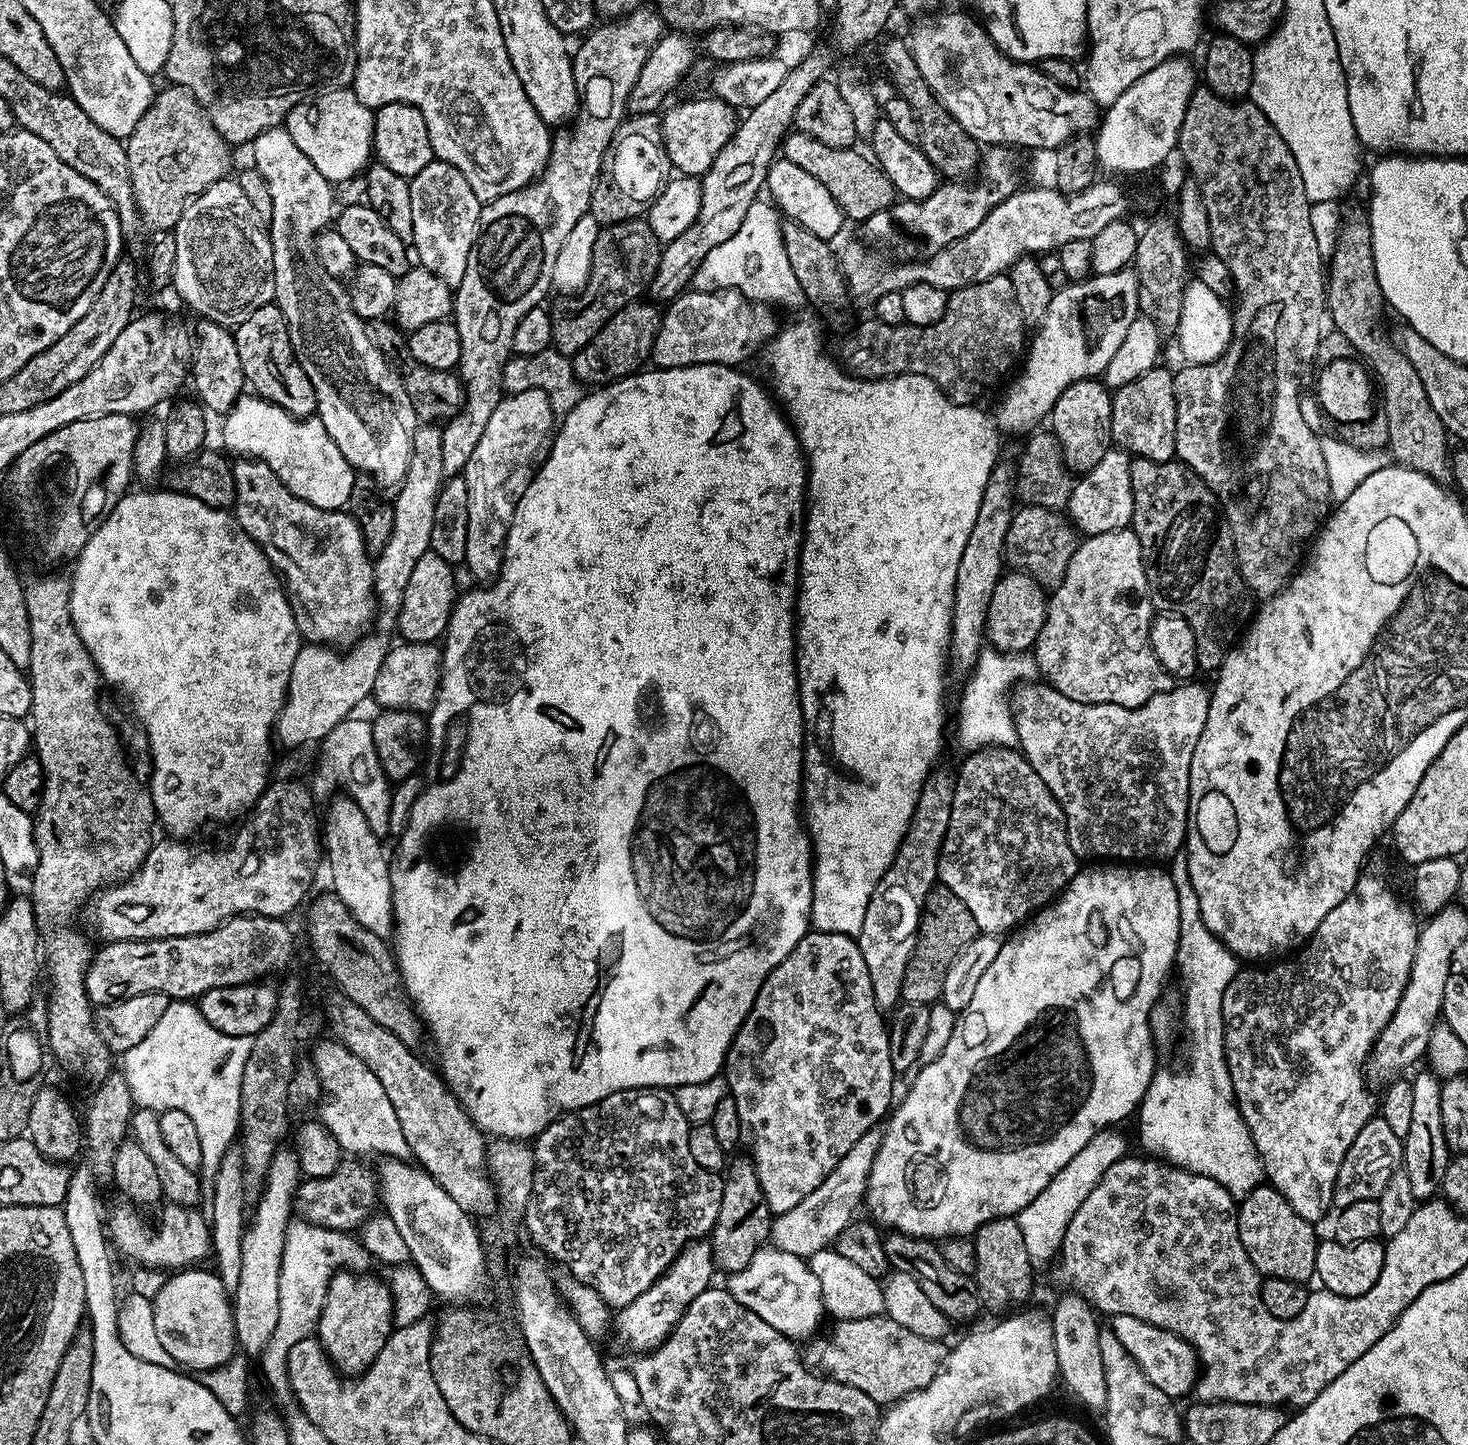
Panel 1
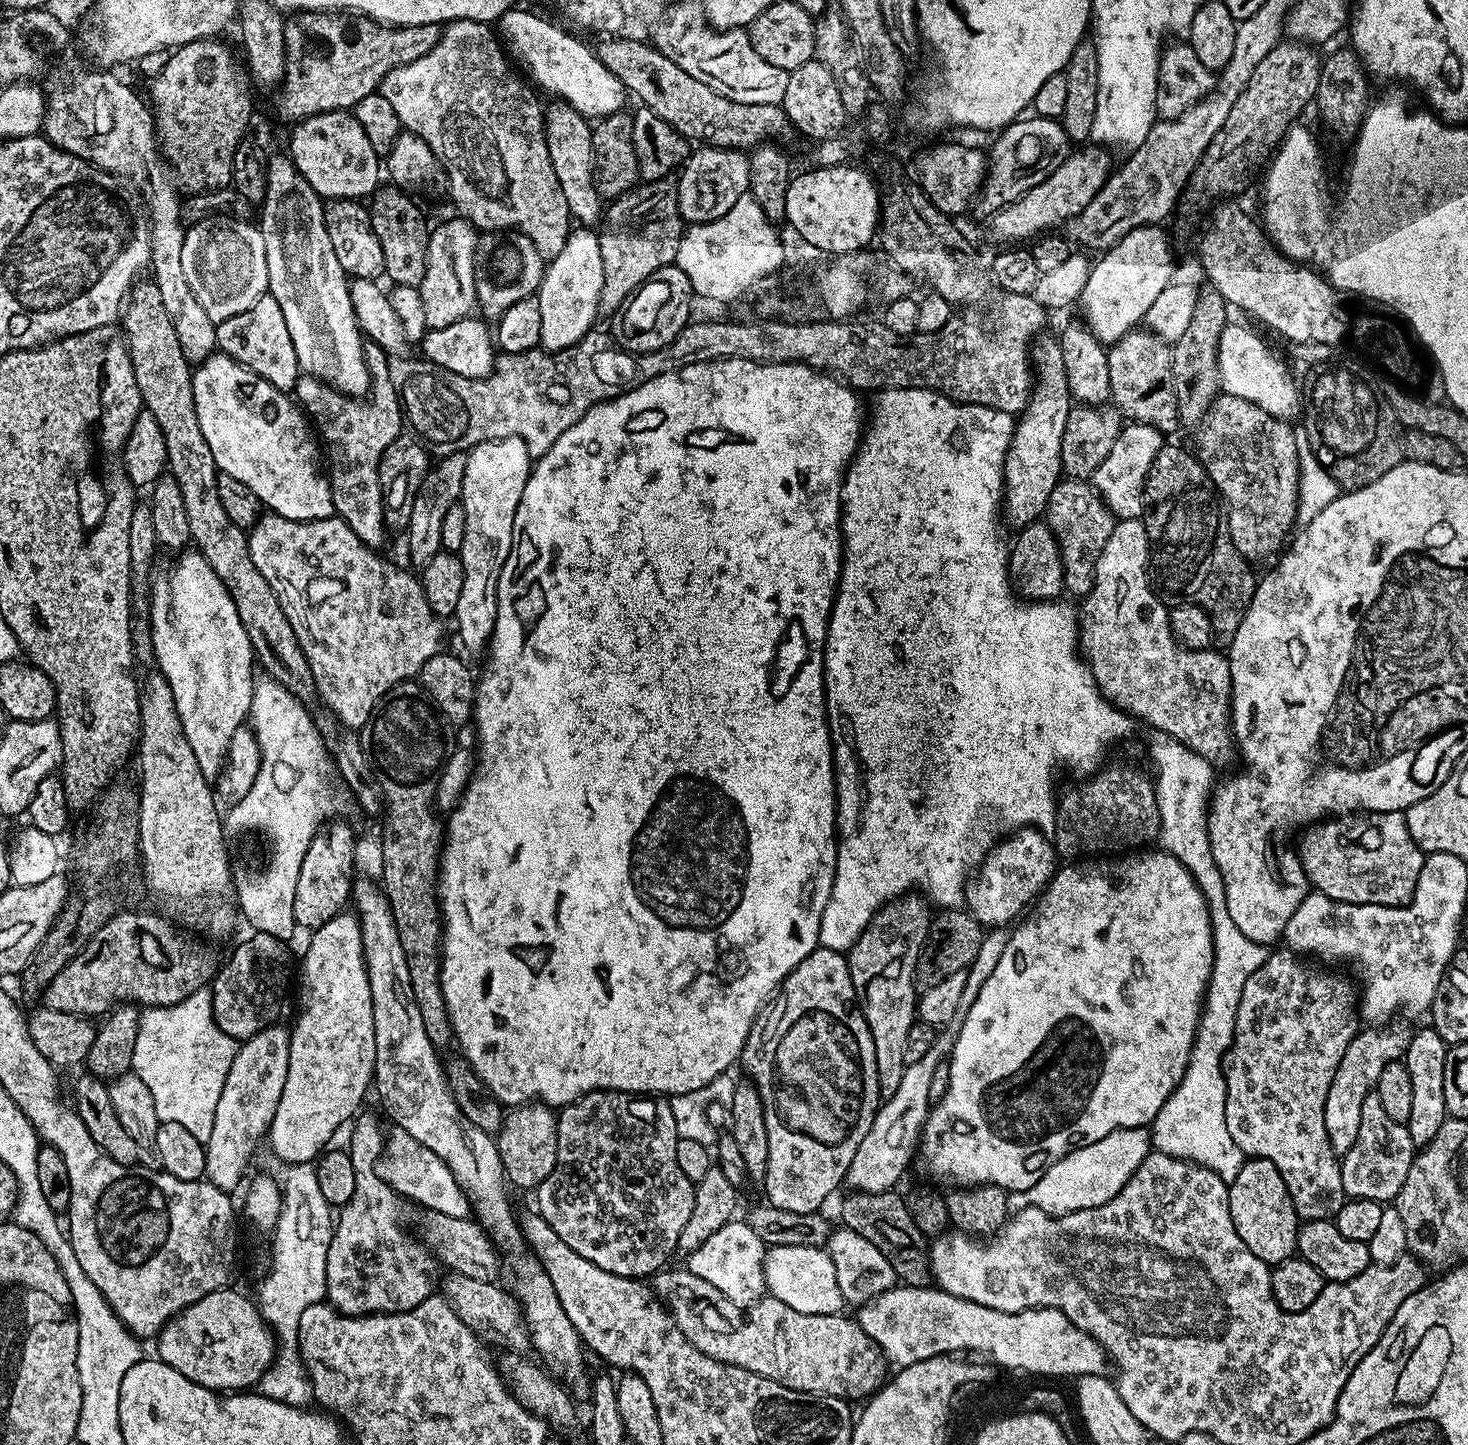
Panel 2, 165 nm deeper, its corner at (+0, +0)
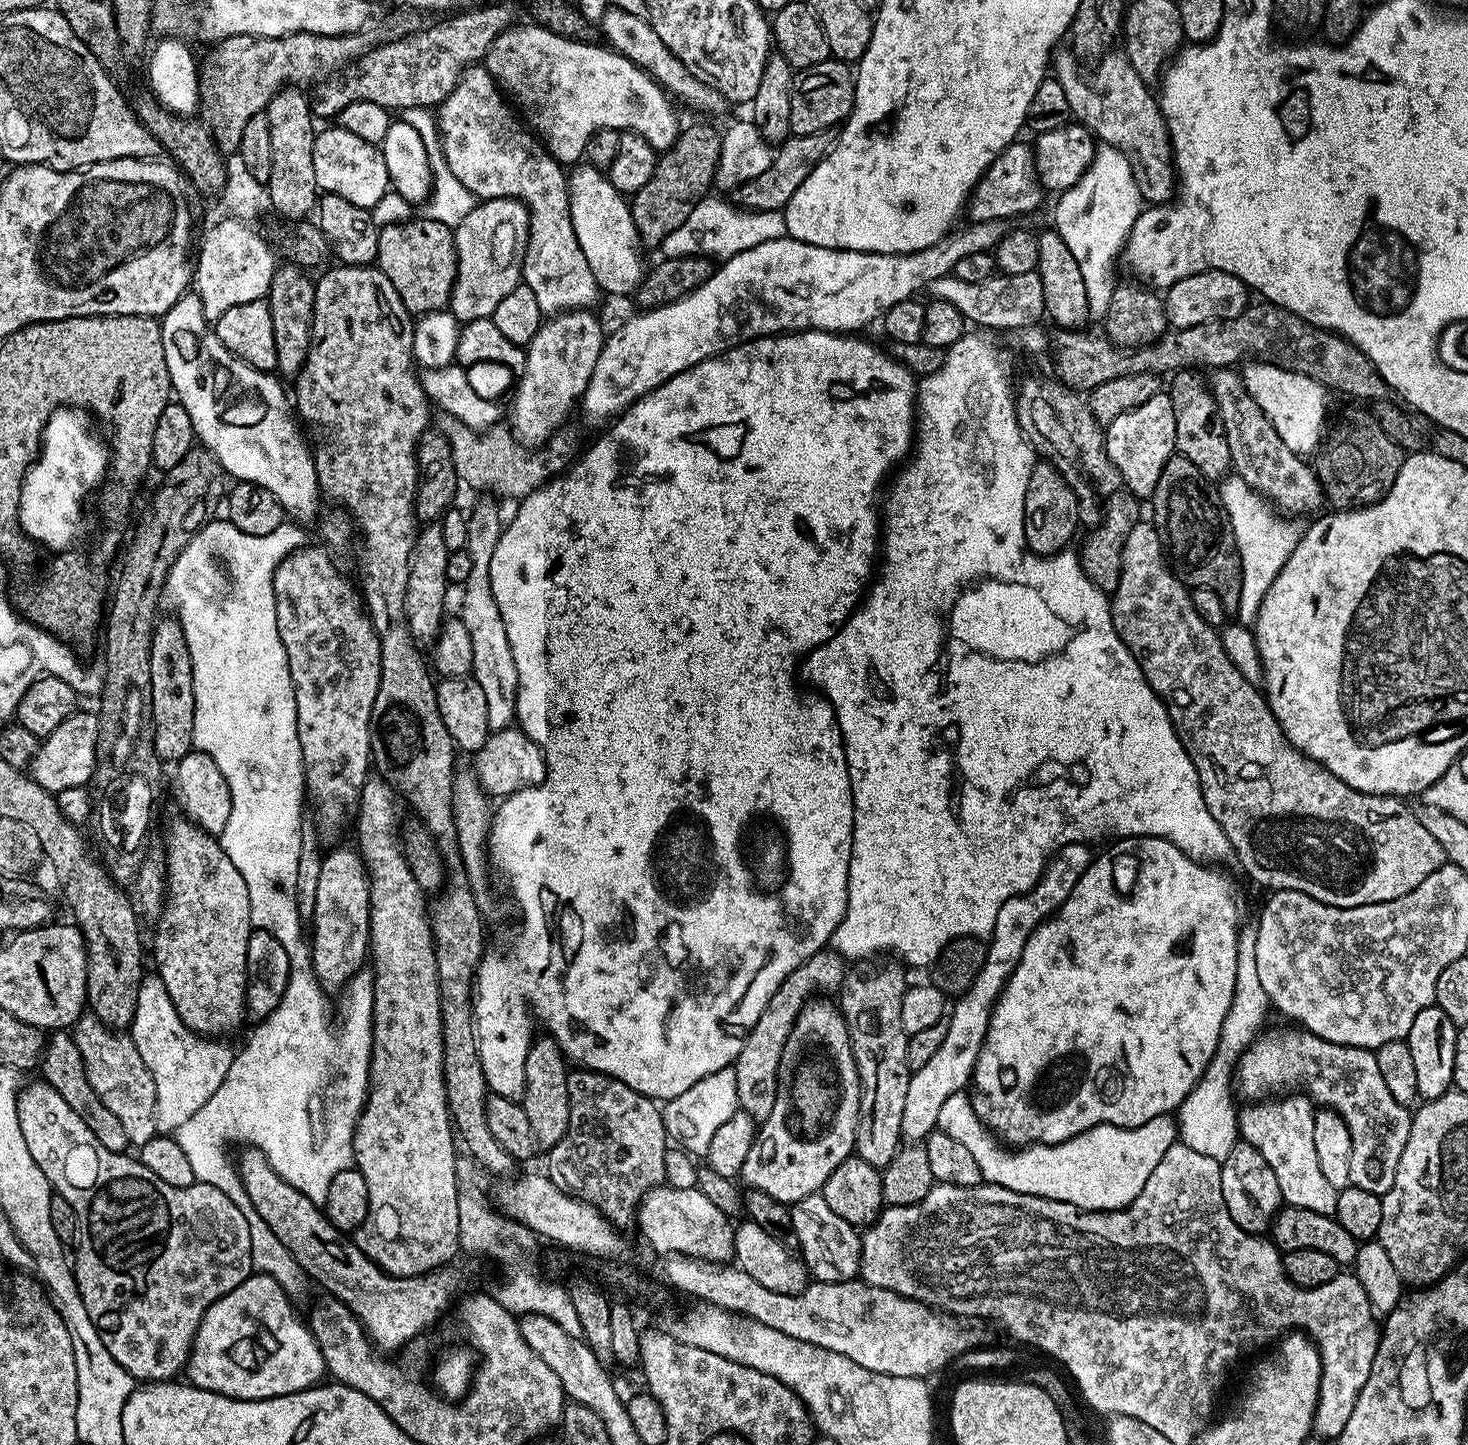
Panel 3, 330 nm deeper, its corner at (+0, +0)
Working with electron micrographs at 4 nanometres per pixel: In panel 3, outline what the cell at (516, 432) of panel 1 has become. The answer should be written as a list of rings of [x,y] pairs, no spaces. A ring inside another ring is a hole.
[[[480,498],[472,512],[467,513],[470,578],[466,578],[462,586],[464,597],[460,600],[458,619],[466,622],[466,630],[470,633],[474,653],[470,675],[478,682],[478,686],[482,686],[485,694],[489,729],[501,732],[504,728],[513,727],[516,718],[518,666],[514,666],[510,638],[506,638],[506,626],[502,622],[502,614],[498,610],[498,602],[494,602],[494,592],[490,586],[490,558],[494,558],[494,546],[498,546],[502,531],[502,520],[500,524],[500,512],[496,509],[495,502],[497,503],[492,498]]]

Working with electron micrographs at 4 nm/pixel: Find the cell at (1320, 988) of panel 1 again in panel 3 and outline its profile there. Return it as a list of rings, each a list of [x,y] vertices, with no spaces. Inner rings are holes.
[[[1284,1094],[1279,1098],[1248,1102],[1243,1107],[1238,1112],[1239,1139],[1254,1146],[1254,1150],[1258,1150],[1258,1154],[1270,1162],[1270,1170],[1274,1170],[1274,1178],[1278,1178],[1281,1201],[1290,1208],[1335,1216],[1338,1189],[1330,1186],[1322,1170],[1318,1170],[1318,1153],[1314,1150],[1317,1109],[1307,1095]]]

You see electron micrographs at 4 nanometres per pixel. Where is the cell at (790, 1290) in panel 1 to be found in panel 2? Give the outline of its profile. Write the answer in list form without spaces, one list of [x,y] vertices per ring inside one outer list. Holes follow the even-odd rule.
[[[733,1218],[726,1226],[710,1234],[706,1242],[686,1256],[686,1266],[698,1278],[706,1278],[710,1286],[718,1286],[726,1298],[741,1306],[756,1303],[765,1295],[766,1287],[764,1284],[764,1254],[766,1245],[754,1230],[740,1218]]]

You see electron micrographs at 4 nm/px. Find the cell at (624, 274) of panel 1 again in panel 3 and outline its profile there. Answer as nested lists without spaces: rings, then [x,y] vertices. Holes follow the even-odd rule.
[[[688,124],[676,133],[676,141],[663,149],[656,161],[654,174],[631,197],[630,207],[636,232],[640,235],[641,245],[663,245],[665,238],[686,218],[699,200],[709,195],[708,187],[713,187],[716,179],[716,167],[720,157],[719,131],[715,132],[708,124]]]

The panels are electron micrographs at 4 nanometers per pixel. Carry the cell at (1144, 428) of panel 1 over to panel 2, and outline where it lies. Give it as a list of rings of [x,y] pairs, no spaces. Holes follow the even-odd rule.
[[[1129,330],[1108,348],[1110,362],[1111,403],[1119,408],[1121,417],[1138,424],[1149,424],[1159,432],[1171,434],[1178,428],[1177,391],[1171,369],[1173,345],[1147,330]]]

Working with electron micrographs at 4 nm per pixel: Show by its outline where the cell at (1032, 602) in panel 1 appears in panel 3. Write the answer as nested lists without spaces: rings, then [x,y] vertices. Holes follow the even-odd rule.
[[[1033,463],[1030,482],[1026,482],[1024,499],[1024,537],[1028,549],[1037,556],[1053,556],[1069,547],[1072,535],[1080,524],[1080,500],[1071,488],[1069,477],[1064,476],[1052,464]]]

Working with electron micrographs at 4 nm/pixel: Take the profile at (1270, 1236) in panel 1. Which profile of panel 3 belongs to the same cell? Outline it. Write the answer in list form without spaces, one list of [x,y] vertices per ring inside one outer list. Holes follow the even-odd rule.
[[[1238,1142],[1220,1166],[1222,1178],[1222,1198],[1226,1202],[1226,1210],[1230,1210],[1230,1218],[1238,1222],[1242,1230],[1253,1234],[1264,1234],[1272,1227],[1276,1213],[1282,1207],[1278,1178],[1274,1178],[1274,1170],[1270,1170],[1270,1162],[1254,1150],[1254,1146]]]

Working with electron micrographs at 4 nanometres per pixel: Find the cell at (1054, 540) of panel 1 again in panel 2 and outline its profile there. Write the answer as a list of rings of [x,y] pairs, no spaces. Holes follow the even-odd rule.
[[[1064,478],[1054,486],[1054,490],[1050,493],[1050,498],[1048,499],[1046,522],[1052,528],[1054,538],[1058,542],[1058,550],[1062,554],[1064,592],[1067,595],[1083,598],[1090,594],[1092,576],[1096,572],[1096,563],[1102,554],[1102,550],[1106,550],[1106,542],[1110,542],[1110,534],[1114,534],[1116,521],[1116,515],[1105,506],[1104,499],[1096,493],[1096,489],[1092,487],[1089,481]]]

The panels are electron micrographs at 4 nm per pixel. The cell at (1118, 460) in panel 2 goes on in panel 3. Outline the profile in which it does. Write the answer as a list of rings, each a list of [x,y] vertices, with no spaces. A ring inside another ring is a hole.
[[[1161,390],[1154,398],[1146,398],[1138,406],[1118,414],[1104,428],[1104,445],[1110,462],[1118,470],[1123,487],[1141,502],[1151,501],[1154,486],[1166,462],[1176,452],[1173,403],[1167,391]]]

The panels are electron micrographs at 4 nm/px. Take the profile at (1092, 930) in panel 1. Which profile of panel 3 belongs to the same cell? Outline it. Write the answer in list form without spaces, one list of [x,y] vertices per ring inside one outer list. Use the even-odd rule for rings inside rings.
[[[1126,836],[1117,839],[1115,843],[1116,845],[1113,848],[1106,849],[1101,856],[1099,853],[1093,859],[1092,865],[1086,870],[1086,874],[1082,874],[1082,878],[1078,878],[1078,886],[1074,886],[1070,898],[1066,898],[1066,902],[1062,902],[1059,910],[1049,920],[1043,920],[1034,930],[1034,934],[1030,934],[1030,938],[1026,942],[1026,950],[1022,950],[1022,958],[1018,958],[1018,966],[1014,966],[1014,974],[1010,974],[1002,994],[996,1000],[996,1008],[992,1011],[990,1026],[984,1039],[984,1048],[978,1054],[978,1062],[972,1071],[970,1095],[974,1106],[974,1114],[978,1114],[982,1123],[995,1133],[1005,1145],[1061,1144],[1099,1124],[1113,1124],[1119,1128],[1137,1128],[1146,1122],[1150,1122],[1150,1118],[1175,1113],[1186,1098],[1186,1094],[1190,1094],[1190,1090],[1194,1090],[1194,1086],[1202,1078],[1206,1066],[1214,1058],[1214,1050],[1218,1046],[1218,1038],[1222,1034],[1222,1022],[1226,1022],[1226,1014],[1230,1010],[1230,1002],[1234,998],[1236,971],[1238,970],[1238,938],[1240,937],[1242,919],[1240,920],[1240,900],[1236,897],[1236,888],[1232,885],[1230,877],[1223,876],[1220,873],[1223,871],[1219,867],[1209,866],[1199,860],[1192,860],[1182,850],[1178,850],[1178,846],[1171,844],[1169,840],[1154,838],[1153,836]]]

